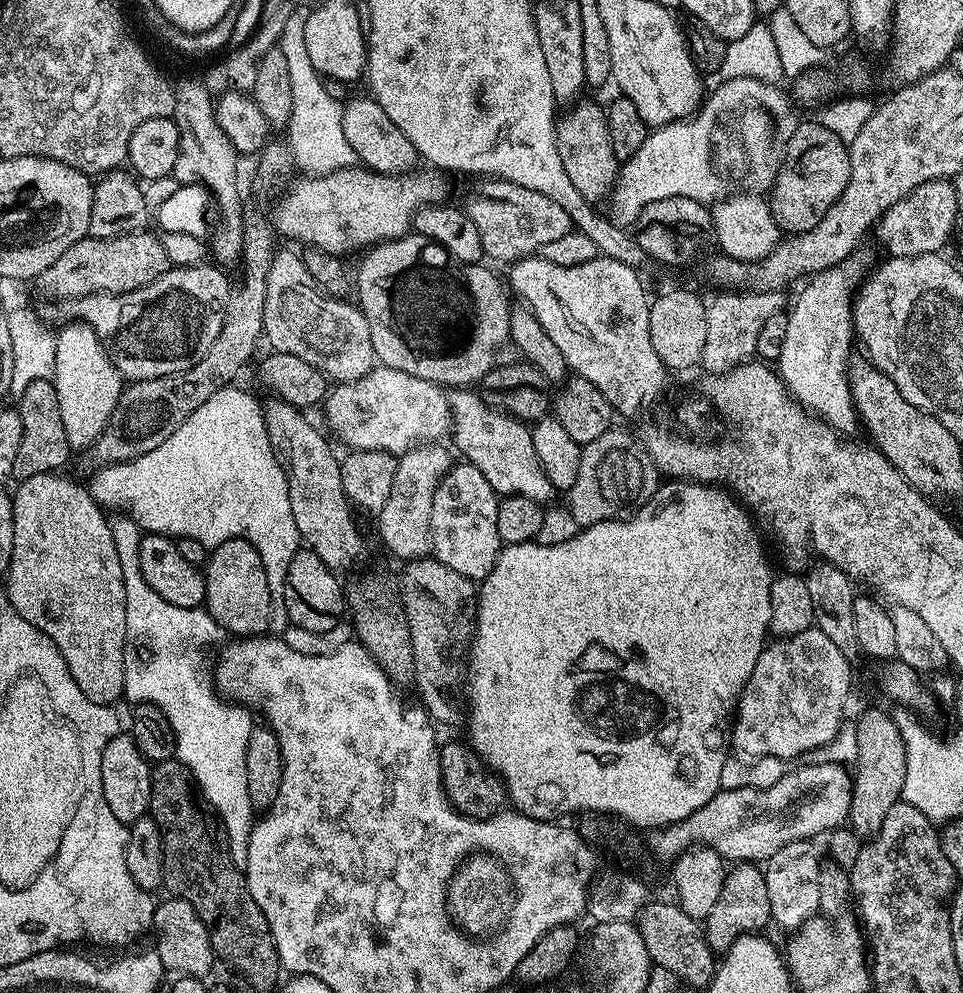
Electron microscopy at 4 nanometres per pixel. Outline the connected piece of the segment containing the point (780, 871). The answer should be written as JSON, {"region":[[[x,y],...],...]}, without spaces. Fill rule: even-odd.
{"region":[[[812,840],[790,842],[763,865],[767,897],[770,898],[771,923],[775,926],[795,930],[820,912],[818,870],[822,856],[816,853],[814,845]]]}

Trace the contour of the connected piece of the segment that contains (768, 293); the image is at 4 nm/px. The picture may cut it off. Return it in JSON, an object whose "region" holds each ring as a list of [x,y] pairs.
{"region":[[[783,289],[755,290],[752,294],[722,294],[708,304],[706,343],[702,368],[711,374],[728,372],[755,357],[759,331],[771,315],[787,309],[788,298]]]}

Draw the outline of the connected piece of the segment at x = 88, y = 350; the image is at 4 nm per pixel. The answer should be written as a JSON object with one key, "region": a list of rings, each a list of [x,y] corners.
{"region":[[[71,321],[62,330],[59,329],[56,338],[55,374],[53,384],[58,394],[58,404],[62,415],[62,424],[66,429],[67,442],[71,449],[89,449],[97,440],[118,398],[124,389],[124,379],[113,366],[108,352],[101,340],[94,334],[88,324]]]}

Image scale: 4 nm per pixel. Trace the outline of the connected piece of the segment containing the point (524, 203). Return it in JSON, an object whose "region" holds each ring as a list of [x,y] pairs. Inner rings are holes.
{"region":[[[507,180],[485,184],[488,185],[481,190],[480,196],[466,204],[466,211],[474,226],[478,226],[484,254],[489,261],[523,260],[526,256],[537,255],[546,242],[554,242],[554,238],[562,238],[562,234],[573,231],[574,225],[568,212],[558,206],[554,198],[546,198],[546,194],[538,194],[538,190],[526,190]]]}

